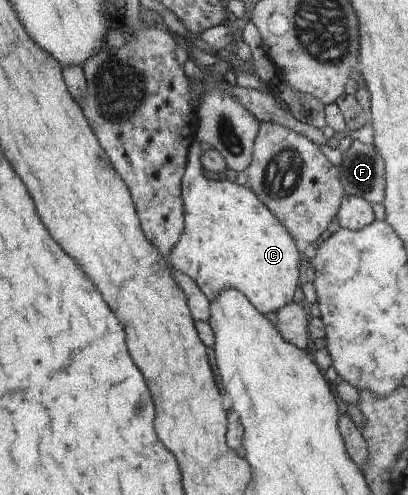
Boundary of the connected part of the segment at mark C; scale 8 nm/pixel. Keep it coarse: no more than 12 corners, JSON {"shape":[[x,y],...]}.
{"shape":[[193,140],[168,255],[209,301],[293,303],[302,246]]}

